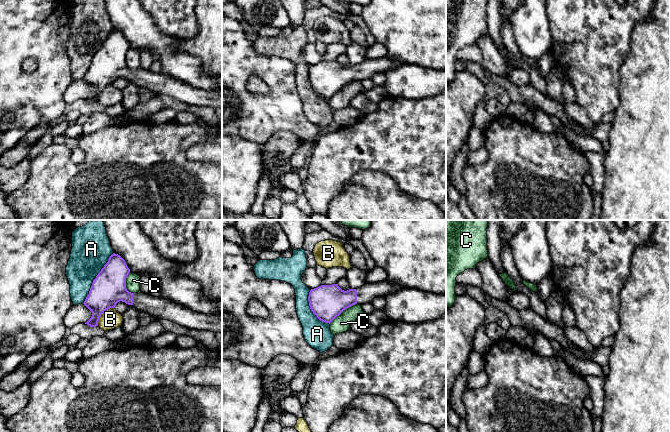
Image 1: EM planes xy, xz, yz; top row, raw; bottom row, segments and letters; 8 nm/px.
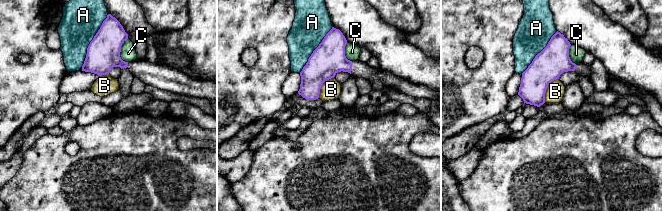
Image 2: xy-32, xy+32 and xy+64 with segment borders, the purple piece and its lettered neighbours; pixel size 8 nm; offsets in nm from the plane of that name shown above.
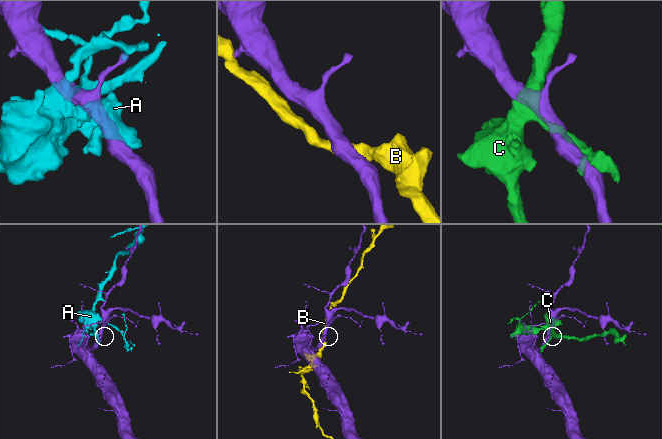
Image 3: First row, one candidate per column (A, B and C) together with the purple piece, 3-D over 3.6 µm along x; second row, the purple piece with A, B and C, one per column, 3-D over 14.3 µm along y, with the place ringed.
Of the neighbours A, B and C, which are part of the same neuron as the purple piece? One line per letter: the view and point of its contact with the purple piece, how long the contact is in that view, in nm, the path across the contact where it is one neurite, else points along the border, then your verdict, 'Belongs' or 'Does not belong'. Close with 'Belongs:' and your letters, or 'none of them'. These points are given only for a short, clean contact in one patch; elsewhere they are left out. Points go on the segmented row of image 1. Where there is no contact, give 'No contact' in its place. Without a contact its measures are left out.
A: Touches purple at xy (95, 278). Shared border 480 nm. Does not belong
B: Touches purple at xy (102, 313). Shared border 200 nm. Does not belong
C: Touches purple at xz (342, 311). Shared border 280 nm. Does not belong
Belongs: none of them

